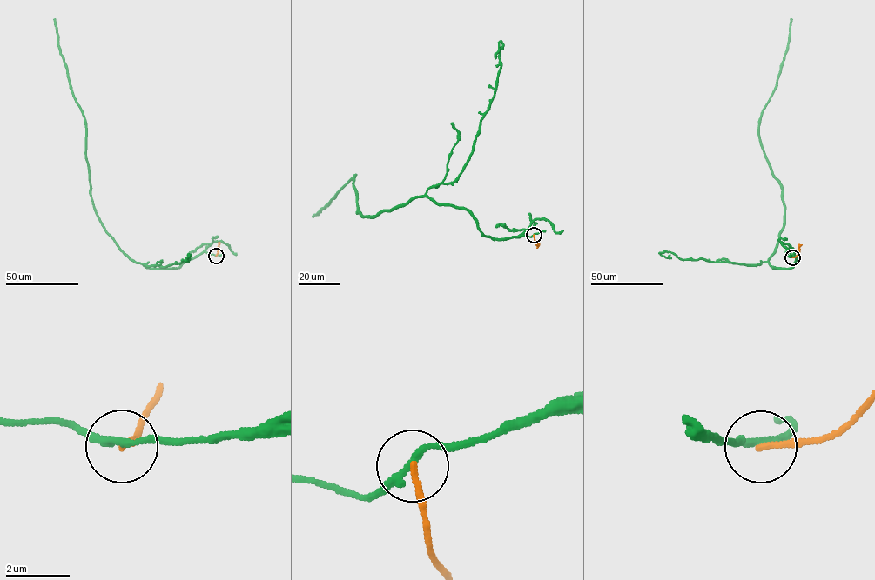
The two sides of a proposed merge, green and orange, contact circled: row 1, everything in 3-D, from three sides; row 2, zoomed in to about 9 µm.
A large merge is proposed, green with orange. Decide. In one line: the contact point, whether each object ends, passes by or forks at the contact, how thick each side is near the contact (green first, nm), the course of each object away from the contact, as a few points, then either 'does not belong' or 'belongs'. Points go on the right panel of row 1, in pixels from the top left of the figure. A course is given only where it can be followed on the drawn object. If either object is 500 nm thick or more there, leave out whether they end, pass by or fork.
place (792, 257); green passes by; orange ends; calibres 240 and 190 nm; course green (792, 256), (790, 268), (768, 263), (783, 229), (784, 205), (782, 186), (759, 135), (791, 18); course orange (792, 257), (797, 254), (798, 246), (802, 244); does not belong

